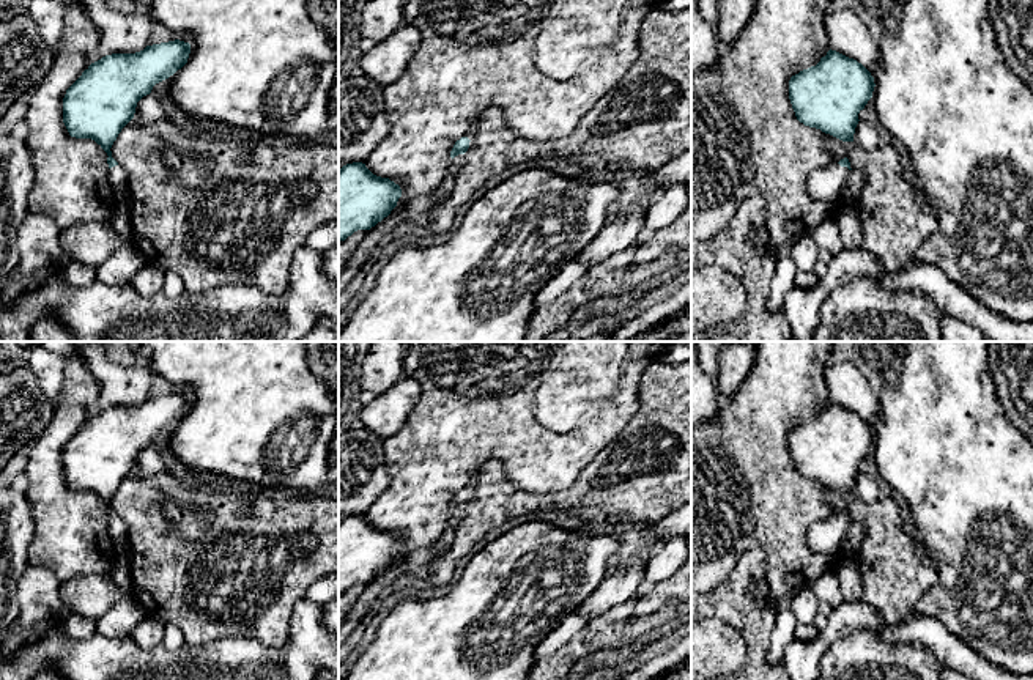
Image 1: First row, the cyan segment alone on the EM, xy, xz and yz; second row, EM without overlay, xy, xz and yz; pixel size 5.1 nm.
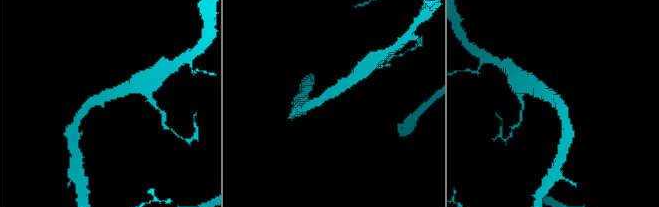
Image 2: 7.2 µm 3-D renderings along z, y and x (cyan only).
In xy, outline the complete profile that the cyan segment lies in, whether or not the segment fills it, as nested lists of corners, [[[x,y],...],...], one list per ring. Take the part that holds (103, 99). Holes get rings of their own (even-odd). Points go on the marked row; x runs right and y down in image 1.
[[[175,39],[146,46],[135,54],[112,54],[91,63],[82,76],[66,90],[63,98],[63,123],[71,137],[91,139],[106,153],[109,164],[109,184],[117,198],[128,195],[128,173],[112,157],[112,145],[121,129],[134,118],[137,102],[151,93],[153,87],[181,69],[189,58],[191,44]]]

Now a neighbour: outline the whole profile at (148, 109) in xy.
[[[150,93],[137,102],[132,120],[139,120],[142,123],[156,123],[162,116],[164,116],[162,101]]]

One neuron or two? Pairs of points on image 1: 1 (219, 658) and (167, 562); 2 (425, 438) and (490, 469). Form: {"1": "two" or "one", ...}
{"1": "two", "2": "two"}

